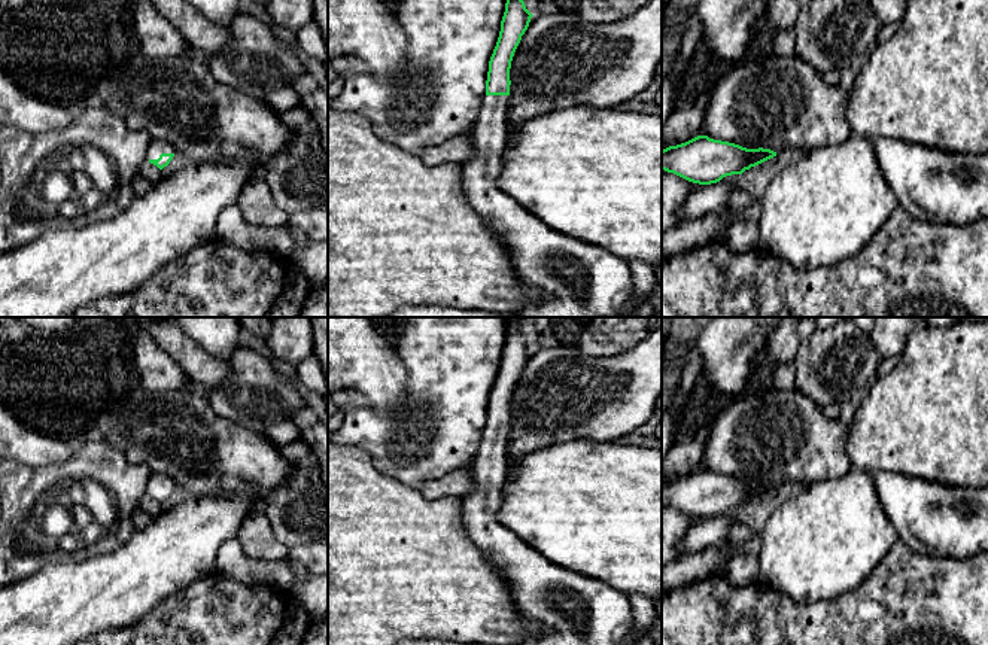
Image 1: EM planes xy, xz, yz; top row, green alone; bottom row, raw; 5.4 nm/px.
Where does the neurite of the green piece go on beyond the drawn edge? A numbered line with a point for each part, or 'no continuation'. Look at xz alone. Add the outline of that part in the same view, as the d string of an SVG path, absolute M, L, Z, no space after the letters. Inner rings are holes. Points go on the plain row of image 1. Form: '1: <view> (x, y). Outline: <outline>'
1: xz (574, 609). Outline: M508 429L483 430L478 453L471 462L472 492L462 499L463 523L472 542L508 581L520 615L544 627L541 633L525 638L519 645L624 645L633 624L629 596L596 578L553 565L499 523L498 511L508 472L507 447Z

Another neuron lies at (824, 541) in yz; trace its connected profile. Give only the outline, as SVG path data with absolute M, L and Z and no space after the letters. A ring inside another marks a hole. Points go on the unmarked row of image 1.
M854 466L843 477L797 487L796 495L772 512L760 538L757 579L785 593L796 603L832 602L855 590L899 542L896 527L881 505L873 474Z

